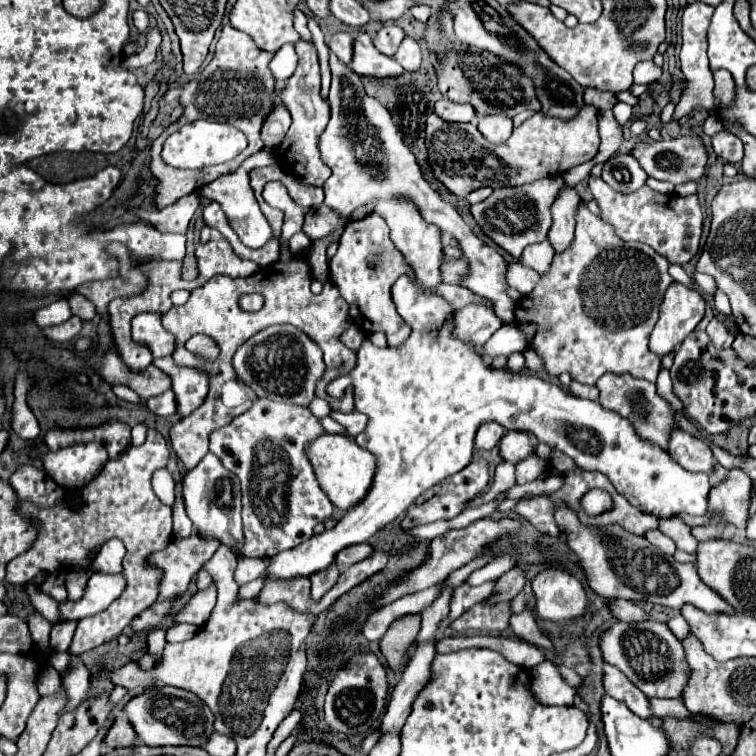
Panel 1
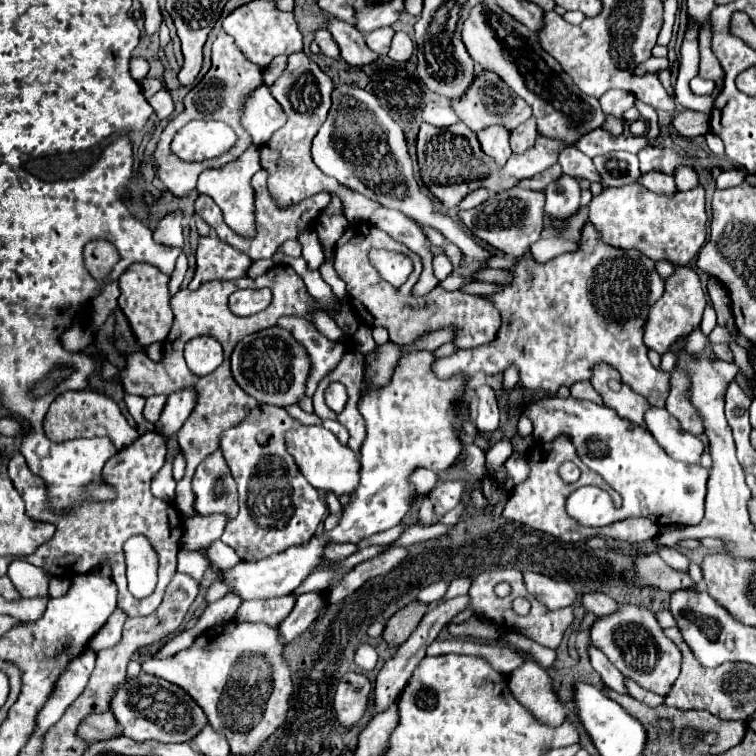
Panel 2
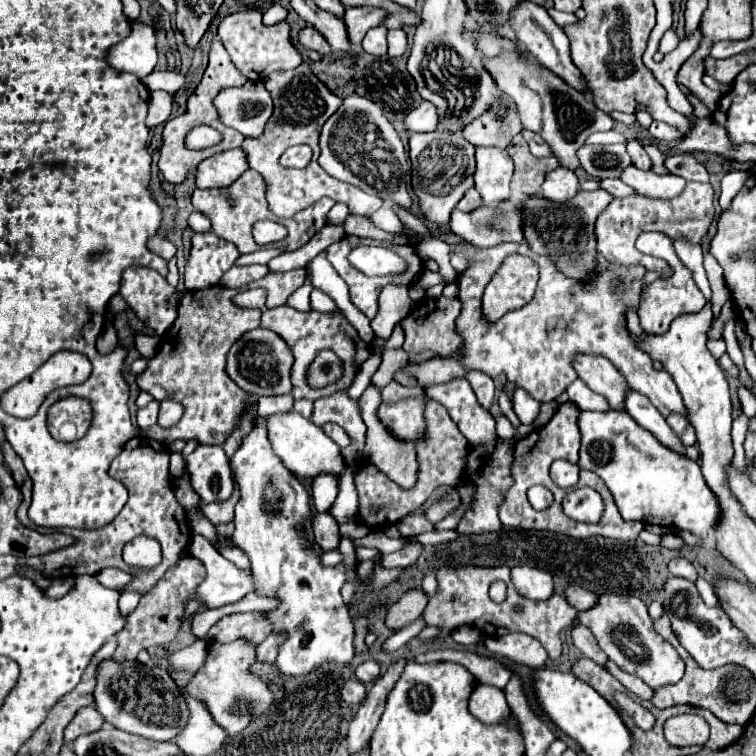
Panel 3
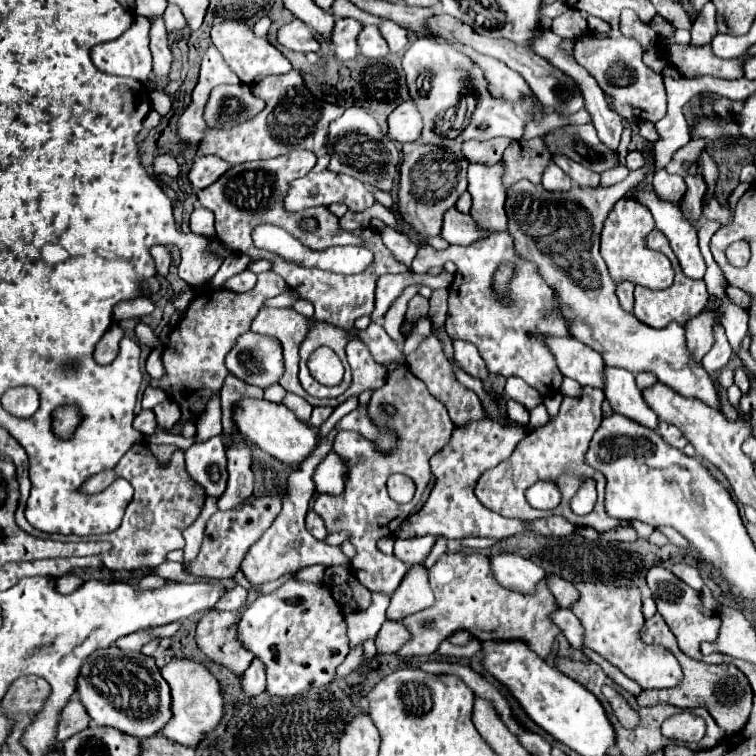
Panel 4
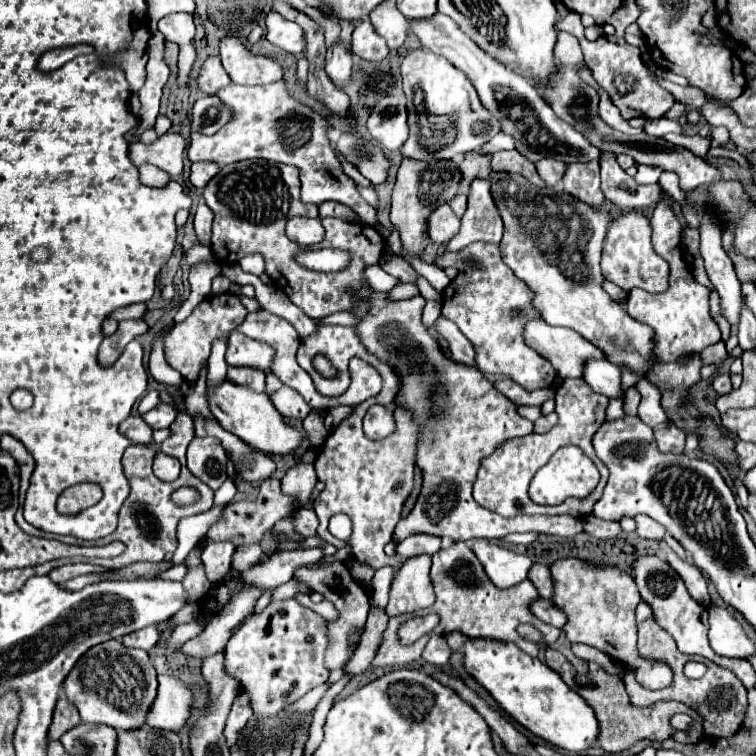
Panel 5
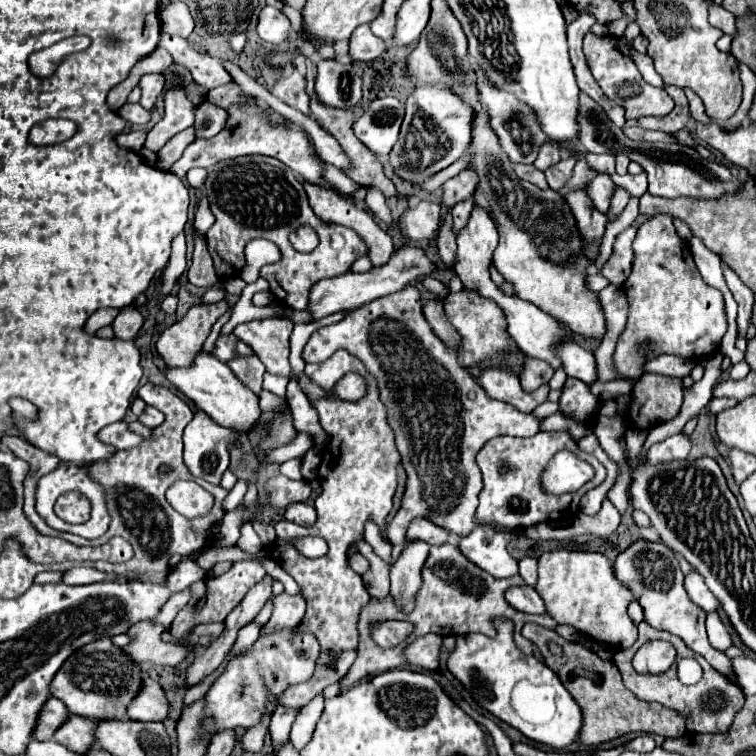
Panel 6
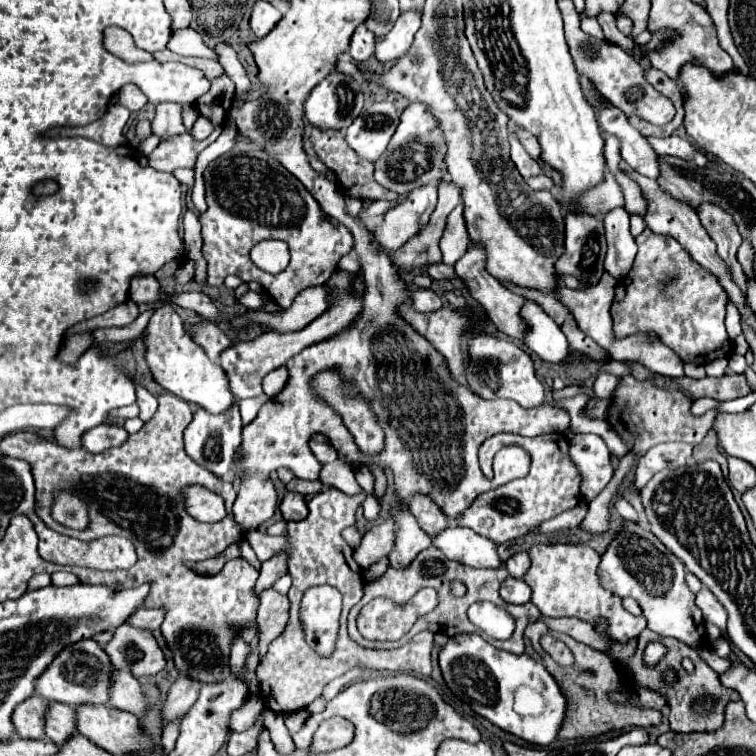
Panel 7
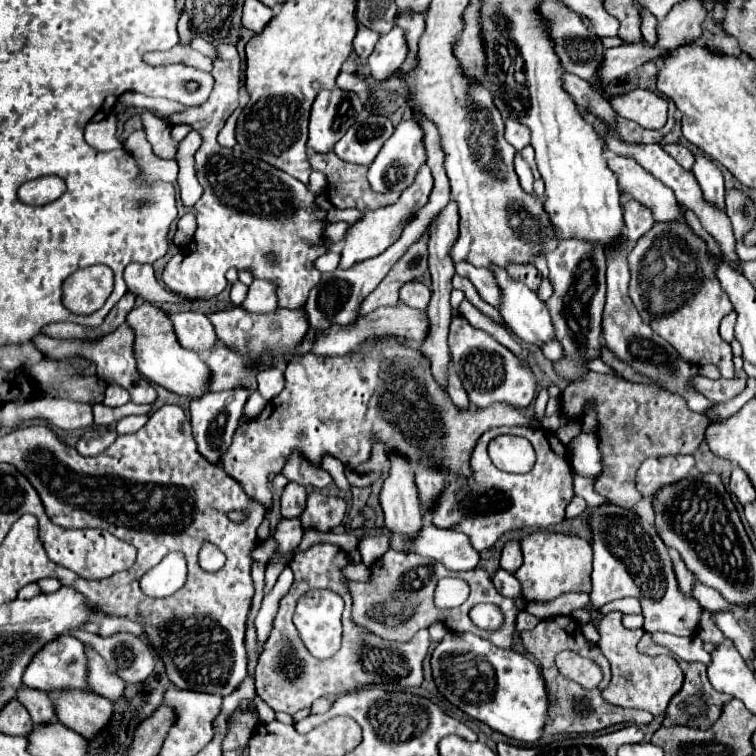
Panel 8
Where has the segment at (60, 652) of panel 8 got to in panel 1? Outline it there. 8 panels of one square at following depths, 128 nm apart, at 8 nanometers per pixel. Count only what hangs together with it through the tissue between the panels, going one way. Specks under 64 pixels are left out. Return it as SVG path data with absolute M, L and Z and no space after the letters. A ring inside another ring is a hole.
M150 686L148 690L134 696L126 706L124 714L128 716L138 740L146 746L202 746L212 734L214 716L210 708L196 698L196 694L174 688L174 686Z

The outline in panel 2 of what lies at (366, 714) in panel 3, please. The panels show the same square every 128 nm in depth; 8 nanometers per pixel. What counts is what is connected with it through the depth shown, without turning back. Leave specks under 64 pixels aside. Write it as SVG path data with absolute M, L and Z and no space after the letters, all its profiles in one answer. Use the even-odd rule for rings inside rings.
M458 596L452 600L446 600L442 606L438 606L436 610L428 610L426 616L422 618L422 622L418 624L418 628L410 634L410 638L398 648L398 652L384 664L384 668L380 670L380 674L376 676L376 684L374 684L374 708L370 712L370 716L374 718L376 714L380 714L382 710L390 708L390 704L394 704L394 700L400 696L400 690L408 684L412 670L418 666L418 662L424 658L426 648L436 640L438 632L452 620L452 616L456 616L458 612L462 612L468 606L468 596Z

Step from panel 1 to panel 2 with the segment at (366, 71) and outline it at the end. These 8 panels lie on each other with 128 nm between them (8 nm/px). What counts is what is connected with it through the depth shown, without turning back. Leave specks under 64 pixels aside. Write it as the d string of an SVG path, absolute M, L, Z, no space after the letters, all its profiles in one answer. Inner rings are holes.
M330 18L328 24L326 24L328 32L332 34L334 42L338 44L340 48L340 58L352 66L360 66L360 64L368 64L368 62L374 62L378 58L376 52L372 52L366 42L364 42L364 36L358 34L358 30L348 24L348 22L342 22L338 18Z

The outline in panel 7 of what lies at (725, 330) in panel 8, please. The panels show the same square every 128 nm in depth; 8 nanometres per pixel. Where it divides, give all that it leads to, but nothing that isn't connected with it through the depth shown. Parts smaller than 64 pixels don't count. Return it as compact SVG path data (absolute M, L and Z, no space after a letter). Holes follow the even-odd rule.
M728 304L726 330L728 330L728 336L730 336L730 338L736 338L736 336L742 332L742 328L740 328L740 314L738 314L738 310L734 308L734 304Z

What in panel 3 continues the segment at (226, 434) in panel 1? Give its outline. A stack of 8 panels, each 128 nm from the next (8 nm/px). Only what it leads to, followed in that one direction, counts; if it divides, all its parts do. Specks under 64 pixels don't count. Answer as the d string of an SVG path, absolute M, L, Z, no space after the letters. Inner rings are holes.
M264 418L256 420L254 430L232 456L230 468L242 492L234 516L234 542L250 556L254 582L258 582L256 596L276 598L280 602L278 608L264 612L274 626L272 634L286 634L286 642L276 656L278 672L284 676L306 676L326 662L352 662L354 626L348 606L340 596L340 588L346 582L344 568L324 568L320 554L296 530L298 524L310 518L308 492L272 452Z

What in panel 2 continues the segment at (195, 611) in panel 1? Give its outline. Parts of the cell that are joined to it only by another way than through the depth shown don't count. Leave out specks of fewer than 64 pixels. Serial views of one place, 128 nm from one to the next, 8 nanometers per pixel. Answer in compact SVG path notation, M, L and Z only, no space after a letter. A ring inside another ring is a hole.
M222 540L214 542L214 546L210 546L210 550L206 552L212 560L212 564L216 566L218 570L227 570L240 562L238 554L234 550L230 550L230 546L224 544Z

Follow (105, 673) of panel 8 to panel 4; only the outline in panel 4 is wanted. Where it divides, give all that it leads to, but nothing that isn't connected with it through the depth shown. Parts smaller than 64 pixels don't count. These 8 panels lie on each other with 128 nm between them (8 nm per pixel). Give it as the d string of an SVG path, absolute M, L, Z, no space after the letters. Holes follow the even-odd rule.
M174 660L166 664L160 672L162 678L168 682L172 696L172 716L170 722L166 722L166 726L162 728L162 734L174 742L194 748L200 738L210 732L222 718L222 696L218 690L218 682L202 664L192 660Z

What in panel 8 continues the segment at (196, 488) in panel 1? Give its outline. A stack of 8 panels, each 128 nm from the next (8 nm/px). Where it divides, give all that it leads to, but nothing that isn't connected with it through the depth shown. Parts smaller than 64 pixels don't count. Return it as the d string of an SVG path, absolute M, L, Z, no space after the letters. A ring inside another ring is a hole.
M226 390L226 392L208 392L202 398L194 398L190 402L190 420L192 420L192 434L198 442L198 452L218 464L220 456L226 452L226 448L232 442L232 436L238 428L238 420L242 416L242 408L248 400L248 390Z

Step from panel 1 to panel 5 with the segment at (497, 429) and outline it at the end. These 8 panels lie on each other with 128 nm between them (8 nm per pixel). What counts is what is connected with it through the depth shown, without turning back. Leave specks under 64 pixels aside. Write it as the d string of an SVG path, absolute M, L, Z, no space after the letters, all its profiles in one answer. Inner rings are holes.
M438 316L438 320L432 326L446 342L448 342L448 350L450 356L456 362L474 366L474 346L468 342L468 338L458 330L458 326L454 326L454 322L450 322L444 316Z

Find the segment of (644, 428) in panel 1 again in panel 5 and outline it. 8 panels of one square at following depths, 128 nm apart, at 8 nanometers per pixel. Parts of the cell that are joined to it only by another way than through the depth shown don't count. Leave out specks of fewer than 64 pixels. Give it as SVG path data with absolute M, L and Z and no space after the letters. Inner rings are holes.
M532 318L524 326L524 342L542 354L562 378L580 378L588 358L606 358L594 344L584 340L570 328L546 324L542 318Z

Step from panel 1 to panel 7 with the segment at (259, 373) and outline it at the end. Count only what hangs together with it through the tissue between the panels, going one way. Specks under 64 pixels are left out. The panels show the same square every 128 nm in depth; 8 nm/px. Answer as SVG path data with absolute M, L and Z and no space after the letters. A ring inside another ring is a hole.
M200 320L196 324L190 324L188 332L194 338L194 342L204 348L206 356L212 362L218 362L220 352L232 344L232 340L218 328L218 324L210 322L210 320Z

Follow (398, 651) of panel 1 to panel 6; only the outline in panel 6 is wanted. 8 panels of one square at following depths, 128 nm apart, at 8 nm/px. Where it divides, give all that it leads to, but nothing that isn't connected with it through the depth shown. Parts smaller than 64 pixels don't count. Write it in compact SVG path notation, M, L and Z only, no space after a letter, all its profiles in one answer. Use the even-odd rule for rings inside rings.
M406 542L400 556L390 566L390 582L392 582L390 594L406 612L412 612L414 608L414 594L418 592L422 582L420 570L426 562L428 550L430 544L426 542Z

